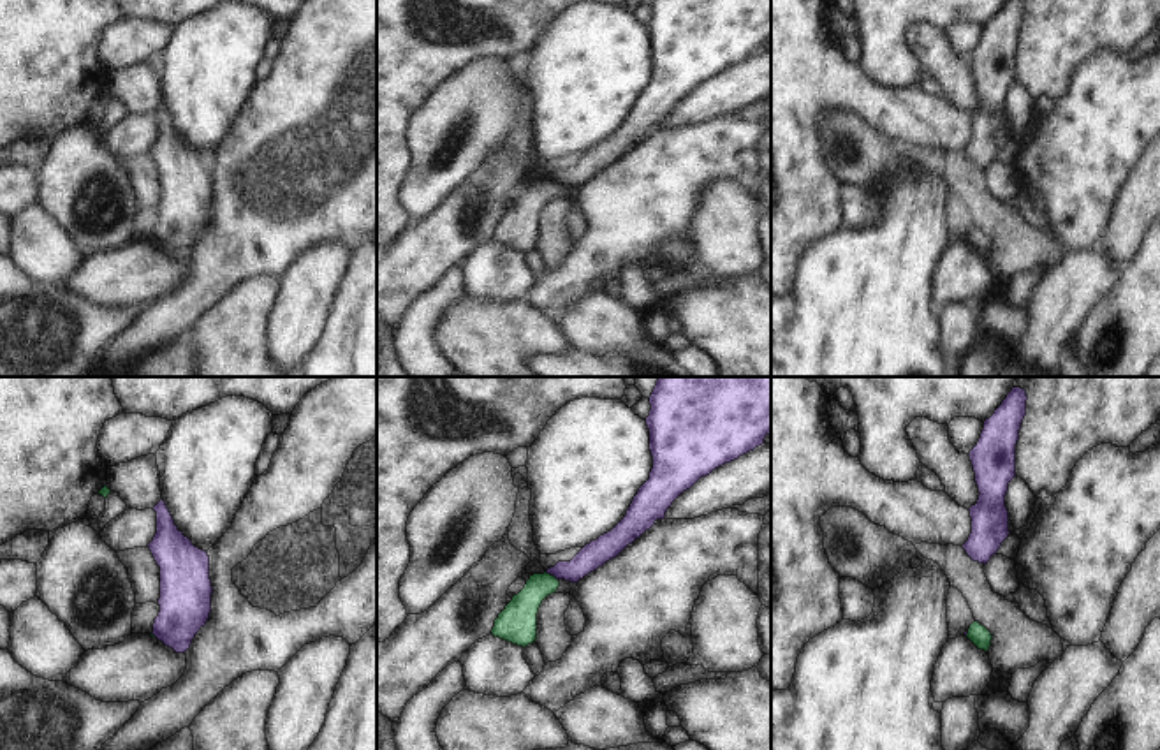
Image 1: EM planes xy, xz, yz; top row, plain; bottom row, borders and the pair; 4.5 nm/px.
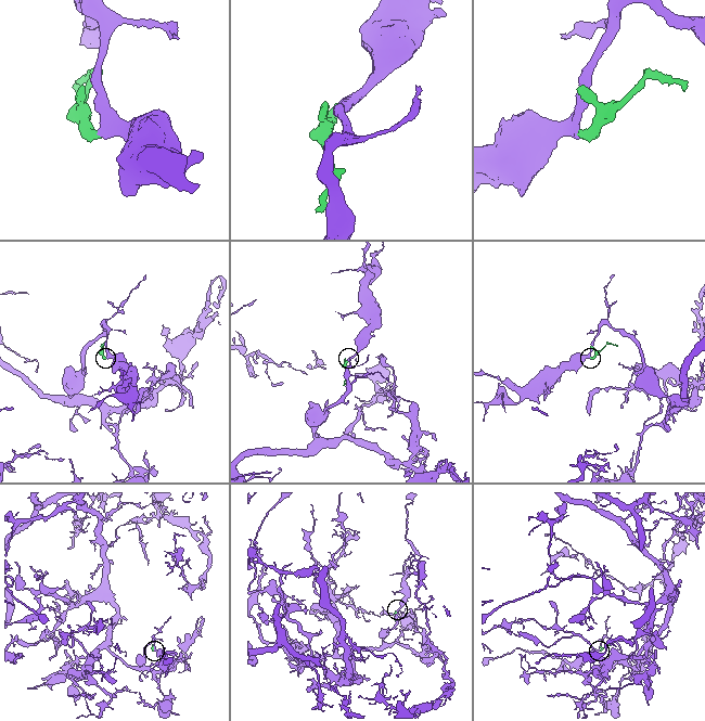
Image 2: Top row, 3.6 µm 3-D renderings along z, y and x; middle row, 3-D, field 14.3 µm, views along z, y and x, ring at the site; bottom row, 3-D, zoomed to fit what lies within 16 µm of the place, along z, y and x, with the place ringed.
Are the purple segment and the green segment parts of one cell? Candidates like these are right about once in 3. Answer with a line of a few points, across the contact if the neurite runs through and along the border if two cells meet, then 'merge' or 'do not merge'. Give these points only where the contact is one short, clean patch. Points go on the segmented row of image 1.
xz (546, 571), (557, 580) | do not merge

